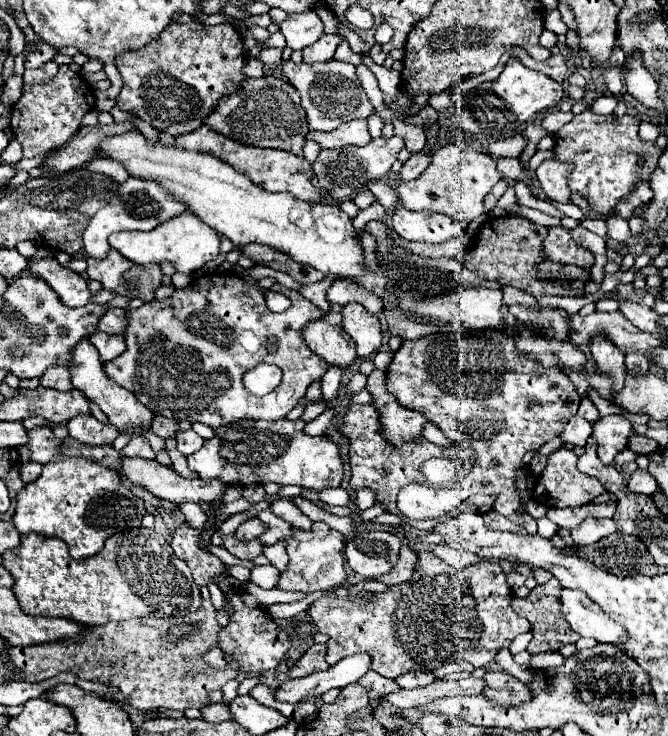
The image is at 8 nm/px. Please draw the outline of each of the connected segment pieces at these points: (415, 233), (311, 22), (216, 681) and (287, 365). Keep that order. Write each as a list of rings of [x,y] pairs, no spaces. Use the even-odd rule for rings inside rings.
[[[405,208],[393,212],[391,228],[405,240],[431,242],[431,244],[457,238],[465,232],[465,228],[457,220],[451,220],[449,216],[427,212],[427,210],[411,212]]]
[[[315,10],[289,14],[281,24],[281,32],[291,50],[301,50],[323,36],[323,22]]]
[[[203,600],[201,608],[184,617],[135,618],[125,622],[109,622],[103,626],[95,626],[87,632],[83,644],[69,642],[51,642],[27,648],[9,648],[9,658],[19,670],[17,680],[27,682],[43,682],[47,678],[57,676],[59,672],[71,670],[79,678],[99,680],[109,686],[117,686],[131,702],[133,708],[143,712],[153,712],[161,708],[169,710],[185,710],[185,708],[201,708],[209,702],[209,690],[223,688],[227,680],[239,674],[239,666],[235,662],[227,662],[223,672],[213,672],[201,660],[203,652],[211,646],[217,646],[217,632],[221,626],[215,620],[215,608],[211,600]],[[191,624],[197,628],[181,636],[177,642],[169,640],[169,634],[175,626]]]
[[[205,274],[193,280],[187,288],[177,288],[167,300],[153,300],[143,304],[141,308],[127,310],[127,328],[125,342],[127,350],[115,358],[105,362],[107,376],[127,390],[151,392],[151,412],[189,422],[203,422],[213,430],[243,418],[261,418],[261,420],[279,420],[285,418],[305,396],[307,388],[321,380],[327,372],[327,362],[319,360],[307,346],[301,336],[303,326],[309,322],[323,318],[325,312],[317,308],[313,302],[303,298],[301,292],[289,290],[281,284],[273,284],[271,290],[283,292],[291,298],[291,308],[275,314],[265,304],[265,292],[257,282],[247,282],[237,274]],[[275,334],[279,338],[279,346],[275,354],[267,354],[267,336]],[[257,364],[277,364],[283,370],[283,382],[263,398],[249,394],[243,388],[243,374]]]

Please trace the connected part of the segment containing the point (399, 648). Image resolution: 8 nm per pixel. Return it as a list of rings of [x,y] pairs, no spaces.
[[[419,552],[419,564],[417,564],[417,570],[415,570],[415,574],[411,576],[409,582],[405,582],[405,584],[401,584],[401,586],[391,586],[387,592],[375,594],[375,600],[373,600],[373,602],[367,602],[367,604],[363,604],[363,602],[351,602],[351,600],[341,600],[341,598],[333,598],[333,596],[325,596],[325,598],[319,598],[317,602],[313,602],[313,606],[309,608],[309,614],[311,614],[311,620],[315,620],[319,632],[323,632],[323,634],[329,636],[329,640],[327,640],[327,656],[325,656],[327,664],[333,666],[333,664],[337,664],[339,660],[343,660],[345,656],[353,656],[353,654],[363,652],[363,654],[371,656],[371,660],[373,660],[373,670],[375,670],[375,672],[383,674],[385,678],[399,678],[399,676],[405,674],[405,672],[433,672],[435,668],[439,668],[439,666],[443,666],[443,664],[459,662],[459,660],[471,662],[471,664],[477,666],[477,668],[479,668],[479,666],[487,666],[489,662],[493,662],[493,658],[495,658],[495,654],[497,654],[499,648],[509,646],[511,640],[513,640],[517,634],[529,632],[529,622],[527,622],[525,618],[517,616],[517,614],[511,610],[511,606],[509,606],[509,600],[511,600],[511,598],[513,598],[513,592],[511,592],[511,588],[509,588],[507,582],[505,582],[505,574],[503,574],[503,568],[501,568],[499,562],[483,560],[483,562],[477,562],[477,564],[473,564],[473,566],[465,568],[465,570],[457,570],[457,568],[449,566],[447,562],[443,562],[441,558],[437,558],[435,554]]]

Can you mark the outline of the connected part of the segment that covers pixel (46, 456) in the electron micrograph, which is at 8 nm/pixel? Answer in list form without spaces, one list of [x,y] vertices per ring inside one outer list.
[[[37,426],[33,430],[27,432],[31,436],[31,440],[23,446],[27,448],[31,460],[35,462],[41,462],[41,464],[47,464],[49,460],[53,460],[53,456],[57,454],[57,448],[61,444],[61,440],[57,440],[51,432],[49,426]]]

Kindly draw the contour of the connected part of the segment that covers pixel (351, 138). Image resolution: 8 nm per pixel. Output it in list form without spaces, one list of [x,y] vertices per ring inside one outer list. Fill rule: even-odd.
[[[351,120],[341,124],[333,132],[309,132],[307,140],[319,142],[321,148],[343,148],[349,144],[367,144],[371,134],[367,132],[367,120]]]

